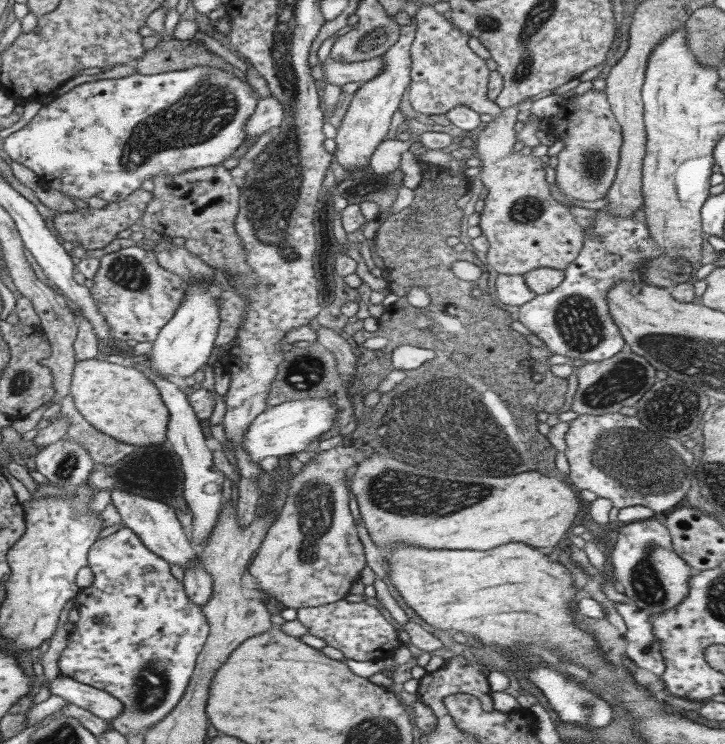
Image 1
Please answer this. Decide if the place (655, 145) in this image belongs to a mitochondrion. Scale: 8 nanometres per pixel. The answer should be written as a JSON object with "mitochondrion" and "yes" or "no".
{"mitochondrion":"no"}

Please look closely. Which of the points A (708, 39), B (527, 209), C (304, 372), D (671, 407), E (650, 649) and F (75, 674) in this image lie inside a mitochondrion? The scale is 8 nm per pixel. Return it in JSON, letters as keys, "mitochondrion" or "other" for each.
{"A":"mitochondrion","B":"mitochondrion","C":"mitochondrion","D":"mitochondrion","E":"mitochondrion","F":"other"}

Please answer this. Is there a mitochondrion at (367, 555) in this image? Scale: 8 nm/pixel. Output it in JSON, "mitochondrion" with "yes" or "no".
{"mitochondrion":"no"}

